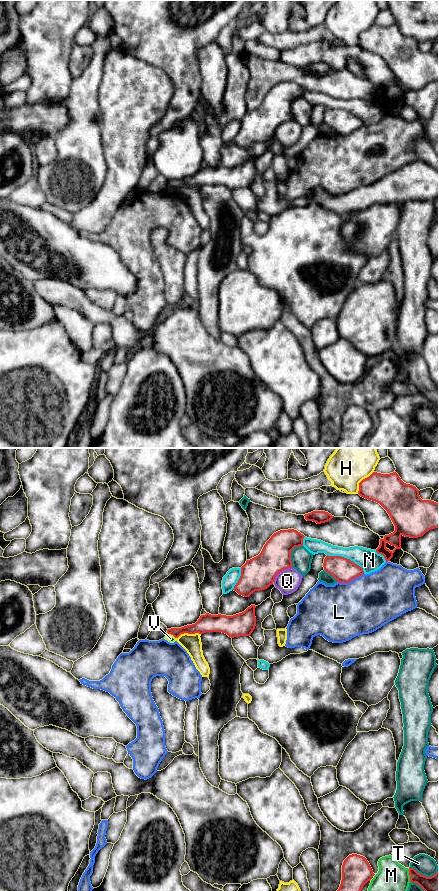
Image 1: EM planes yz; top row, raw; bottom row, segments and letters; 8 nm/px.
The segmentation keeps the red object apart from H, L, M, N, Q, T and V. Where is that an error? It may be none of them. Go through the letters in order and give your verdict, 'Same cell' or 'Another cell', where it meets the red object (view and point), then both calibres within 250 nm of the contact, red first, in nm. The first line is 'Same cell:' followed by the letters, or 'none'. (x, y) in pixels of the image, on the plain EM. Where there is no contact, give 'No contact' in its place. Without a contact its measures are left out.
Same cell: none
H: Another cell. Touches red at yz (361, 33). Thickness 260 nm (red) against 340 nm
L: Another cell. Touches red at yz (350, 132). Thickness 200 nm (red) against 440 nm
M: Another cell. Touches red at yz (409, 426). Thickness 190 nm (red) against 320 nm
N: Another cell. Touches red at yz (346, 110). Thickness 200 nm (red) against 170 nm
Q: Another cell. Touches red at yz (280, 123). Thickness 260 nm (red) against 190 nm
T: Another cell. Touches red at yz (290, 106). Thickness 240 nm (red) against 170 nm
V: Another cell. Touches red at yz (171, 186). Thickness 110 nm (red) against 70 nm

